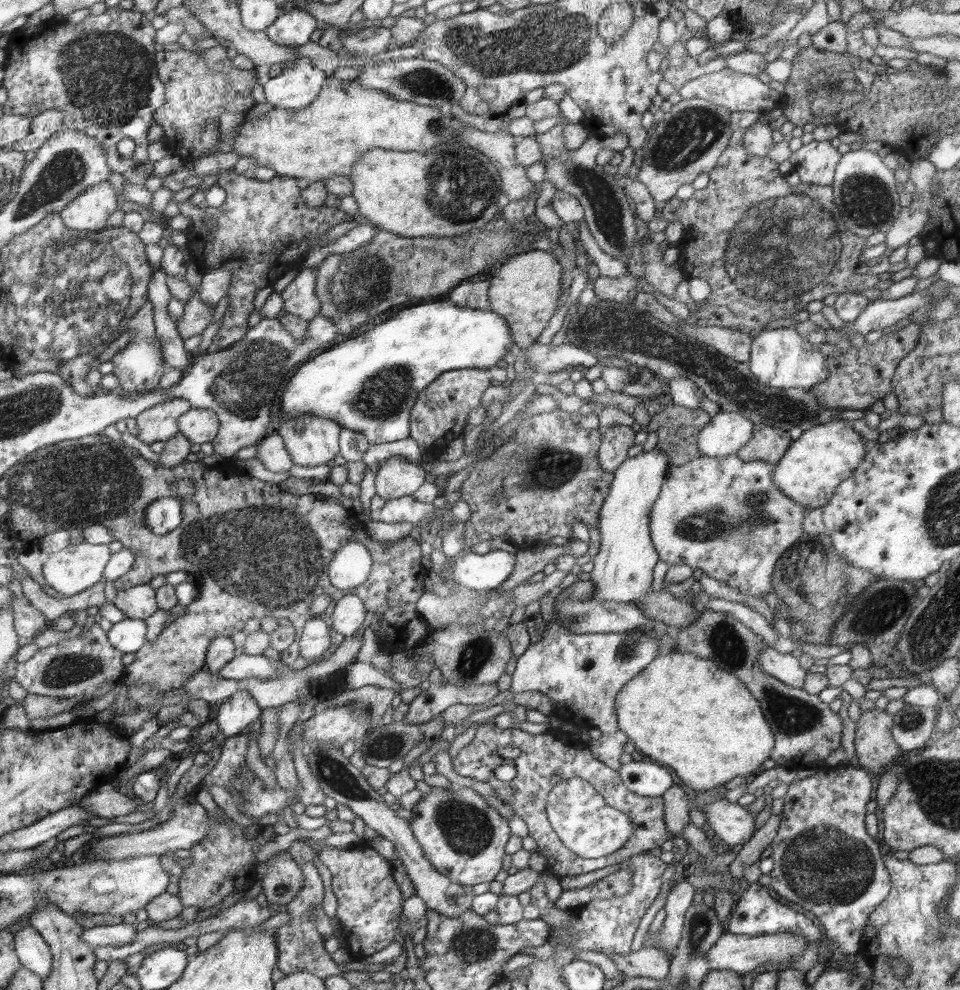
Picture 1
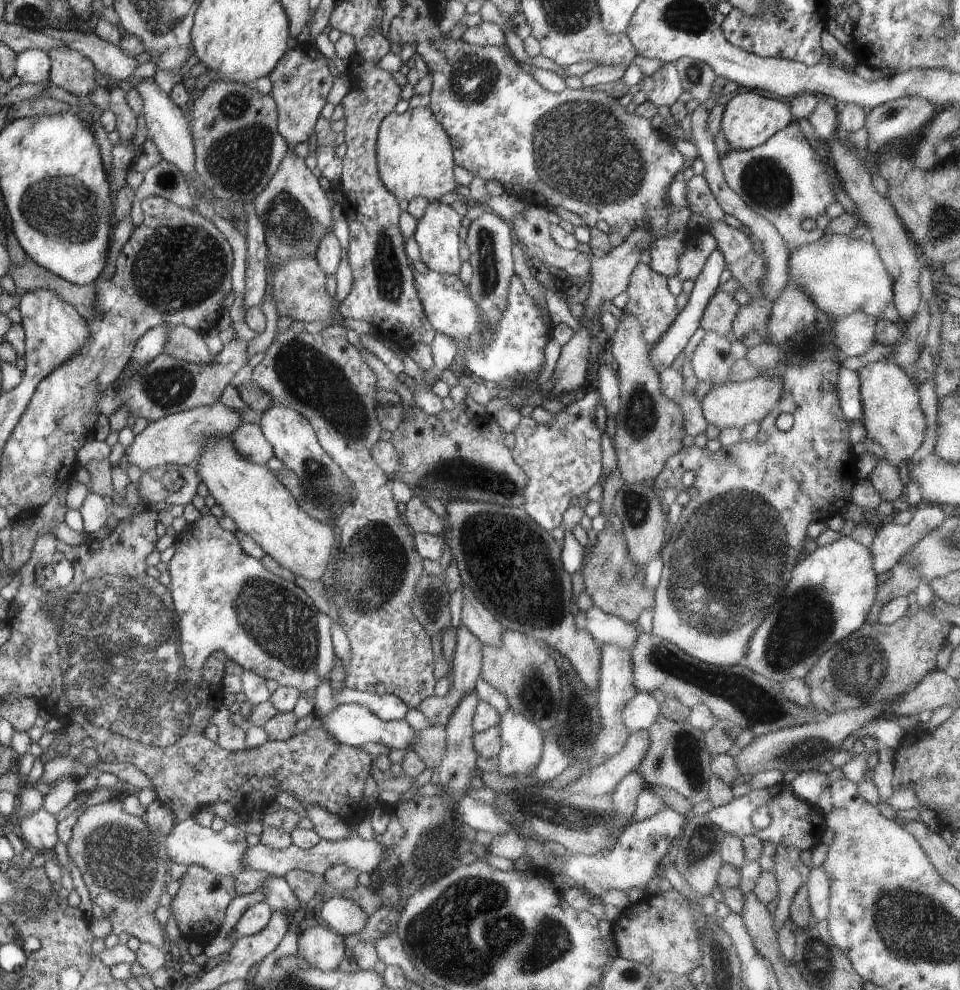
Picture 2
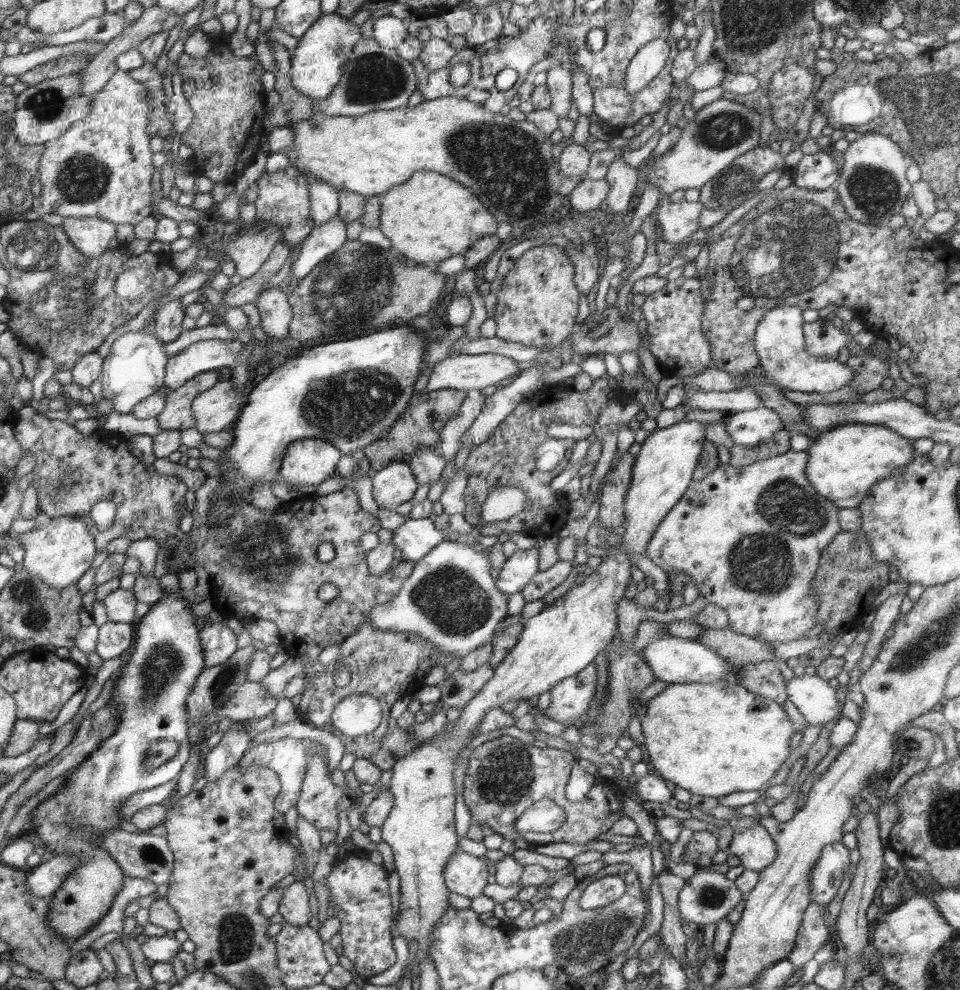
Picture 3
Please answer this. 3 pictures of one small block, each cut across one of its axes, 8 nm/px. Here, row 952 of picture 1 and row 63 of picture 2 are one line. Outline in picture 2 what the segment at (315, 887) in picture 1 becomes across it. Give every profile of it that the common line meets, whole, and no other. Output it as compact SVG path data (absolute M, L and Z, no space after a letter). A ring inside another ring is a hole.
M308 41L299 43L286 52L274 70L269 74L272 82L270 94L277 101L280 111L277 128L293 148L300 142L307 142L314 134L314 125L321 117L320 111L324 108L328 92L334 84L334 74L330 71L329 60L315 46Z

